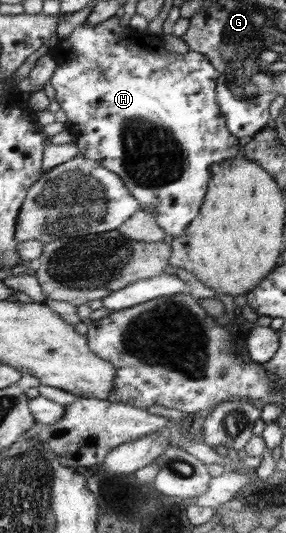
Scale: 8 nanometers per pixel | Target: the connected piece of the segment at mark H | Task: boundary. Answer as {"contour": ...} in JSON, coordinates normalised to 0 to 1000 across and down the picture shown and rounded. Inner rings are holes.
{"contour":[[[409,30],[336,49],[315,49],[301,41],[259,54],[238,71],[196,75],[189,92],[175,96],[196,118],[175,152],[182,163],[196,169],[192,186],[217,201],[213,205],[224,212],[231,212],[231,223],[238,223],[231,242],[262,255],[259,263],[276,280],[276,291],[336,300],[360,308],[364,313],[406,323],[406,328],[434,336],[444,351],[458,356],[458,364],[486,375],[493,392],[545,409],[552,422],[573,430],[580,441],[622,447],[696,402],[738,334],[734,313],[741,313],[741,308],[769,308],[787,298],[825,295],[832,291],[836,268],[850,268],[850,263],[811,253],[790,238],[783,216],[769,210],[755,182],[755,158],[766,137],[724,105],[685,96],[657,96],[650,101],[587,99],[587,96],[524,96],[524,92],[503,92],[497,69],[524,69],[524,64],[476,62],[476,54],[427,47],[413,39]]]}

